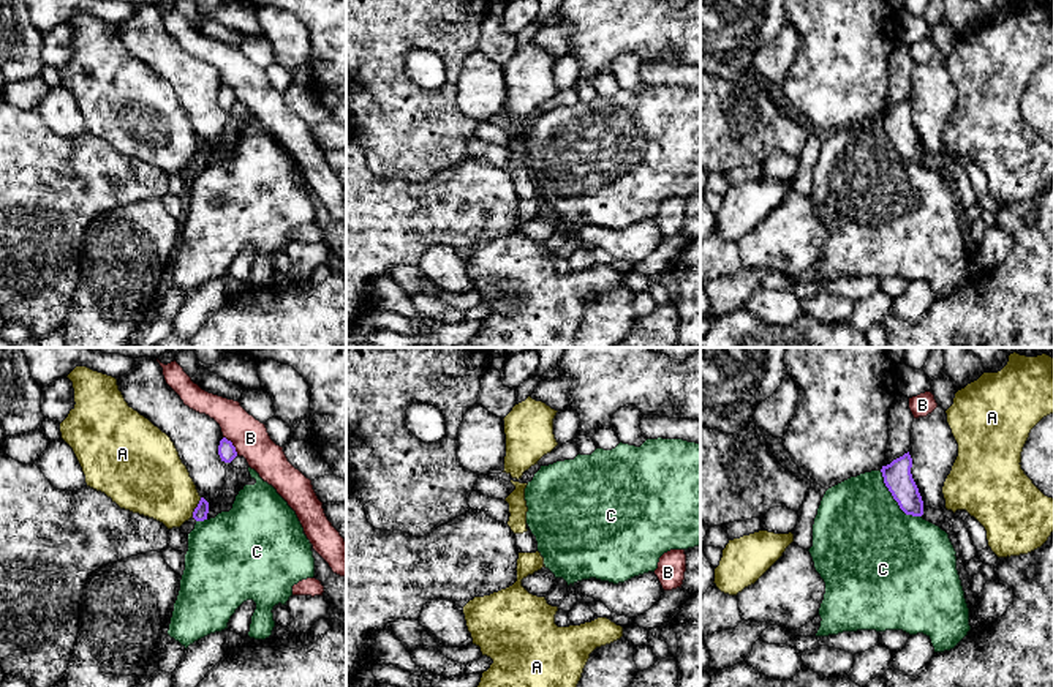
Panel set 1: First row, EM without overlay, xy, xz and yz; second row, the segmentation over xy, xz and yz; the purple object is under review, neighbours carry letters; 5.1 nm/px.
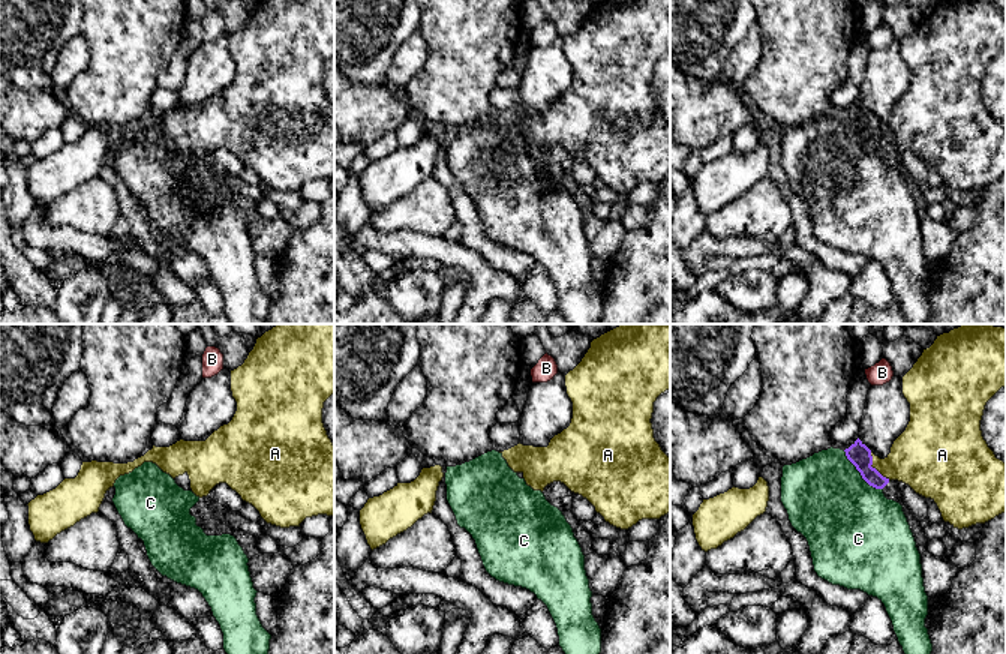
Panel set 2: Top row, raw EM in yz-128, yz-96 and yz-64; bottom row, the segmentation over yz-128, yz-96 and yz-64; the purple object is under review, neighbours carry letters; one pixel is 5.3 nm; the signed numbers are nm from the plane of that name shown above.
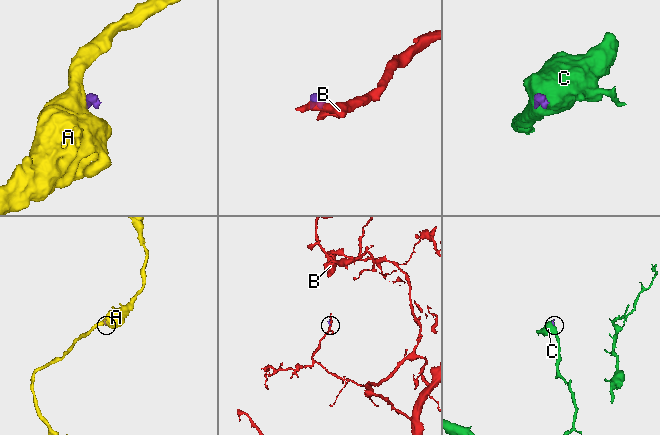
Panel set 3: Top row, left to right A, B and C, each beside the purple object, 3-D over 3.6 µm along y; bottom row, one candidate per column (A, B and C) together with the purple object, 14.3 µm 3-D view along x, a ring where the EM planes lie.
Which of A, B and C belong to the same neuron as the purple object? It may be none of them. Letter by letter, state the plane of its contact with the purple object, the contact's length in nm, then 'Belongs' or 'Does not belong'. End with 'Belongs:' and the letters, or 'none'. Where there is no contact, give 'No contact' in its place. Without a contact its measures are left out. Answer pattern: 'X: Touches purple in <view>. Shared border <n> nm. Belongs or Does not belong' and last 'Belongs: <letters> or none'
A: Touches purple in xy. Shared border 120 nm. Does not belong
B: Touches purple in xy. Shared border 120 nm. Does not belong
C: Touches purple in yz. Shared border 320 nm. Does not belong
Belongs: none

